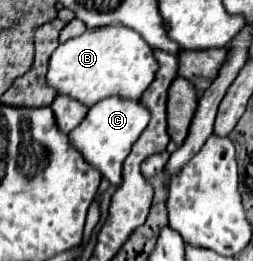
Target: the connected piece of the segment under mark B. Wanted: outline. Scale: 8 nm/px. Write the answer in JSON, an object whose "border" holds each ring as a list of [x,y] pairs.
{"border":[[[116,24],[86,30],[82,36],[60,44],[50,58],[46,80],[58,94],[68,94],[86,106],[94,106],[108,96],[140,98],[148,90],[156,72],[158,60],[148,42],[138,32]]]}

